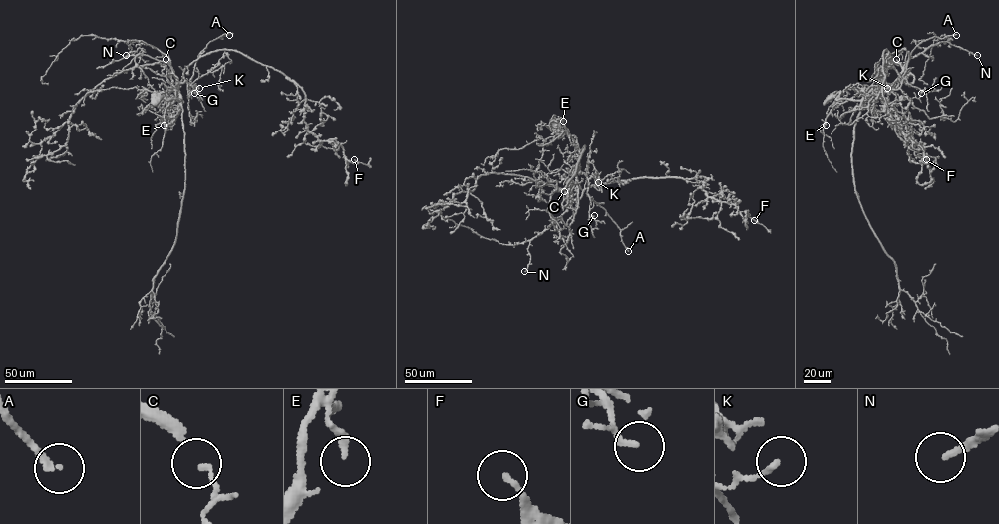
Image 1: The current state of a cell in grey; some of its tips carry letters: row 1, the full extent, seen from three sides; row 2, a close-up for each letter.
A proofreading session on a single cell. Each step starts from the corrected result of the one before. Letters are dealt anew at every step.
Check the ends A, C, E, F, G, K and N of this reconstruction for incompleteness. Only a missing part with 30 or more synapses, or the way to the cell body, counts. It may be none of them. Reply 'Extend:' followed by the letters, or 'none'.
Extend: A, G, N

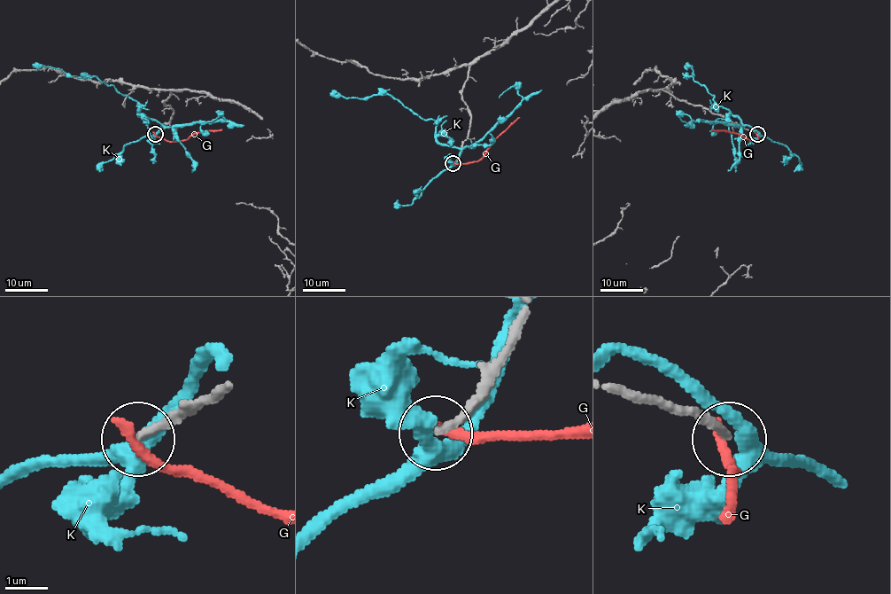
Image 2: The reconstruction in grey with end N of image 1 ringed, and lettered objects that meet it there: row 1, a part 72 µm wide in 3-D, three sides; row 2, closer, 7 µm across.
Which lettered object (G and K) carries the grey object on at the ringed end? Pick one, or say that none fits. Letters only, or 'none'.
none

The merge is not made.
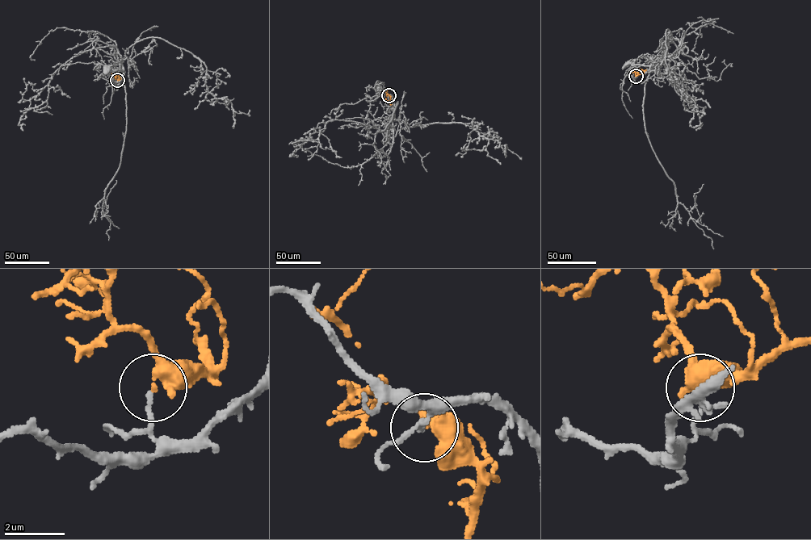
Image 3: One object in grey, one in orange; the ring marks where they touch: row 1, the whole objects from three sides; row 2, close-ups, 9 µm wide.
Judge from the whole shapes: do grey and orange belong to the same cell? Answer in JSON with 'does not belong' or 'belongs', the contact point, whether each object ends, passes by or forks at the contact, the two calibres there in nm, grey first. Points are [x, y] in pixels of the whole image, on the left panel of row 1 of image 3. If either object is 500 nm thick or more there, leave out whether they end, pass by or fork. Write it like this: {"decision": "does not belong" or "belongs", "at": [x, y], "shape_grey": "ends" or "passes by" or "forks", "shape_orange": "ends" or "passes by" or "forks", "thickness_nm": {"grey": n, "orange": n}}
{"decision": "does not belong", "at": [117, 80], "shape_grey": "ends", "shape_orange": "passes by", "thickness_nm": {"grey": 140, "orange": 280}}

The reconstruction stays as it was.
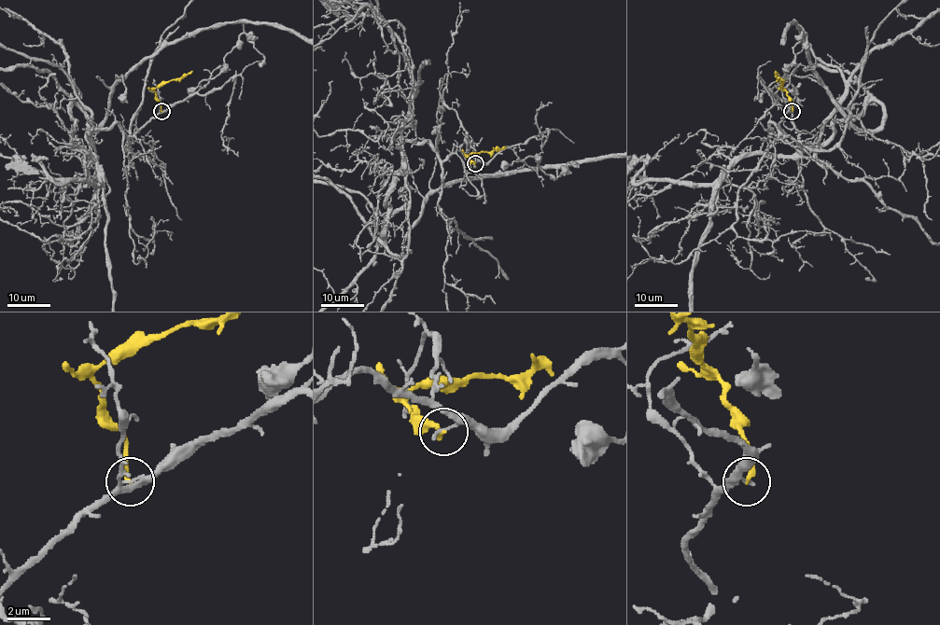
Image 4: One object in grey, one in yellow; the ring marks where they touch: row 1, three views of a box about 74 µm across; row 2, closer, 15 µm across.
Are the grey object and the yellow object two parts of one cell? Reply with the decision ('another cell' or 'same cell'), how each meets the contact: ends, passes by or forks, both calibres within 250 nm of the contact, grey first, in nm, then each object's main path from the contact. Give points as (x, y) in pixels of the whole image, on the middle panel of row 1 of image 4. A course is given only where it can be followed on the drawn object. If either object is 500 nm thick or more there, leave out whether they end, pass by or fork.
another cell | grey ends | yellow ends | 160/240 nm | grey via (475, 163), (406, 142), (406, 171), (406, 51), (376, 17), (335, 6) | yellow via (475, 163), (470, 159), (470, 153), (491, 152), (506, 147)

